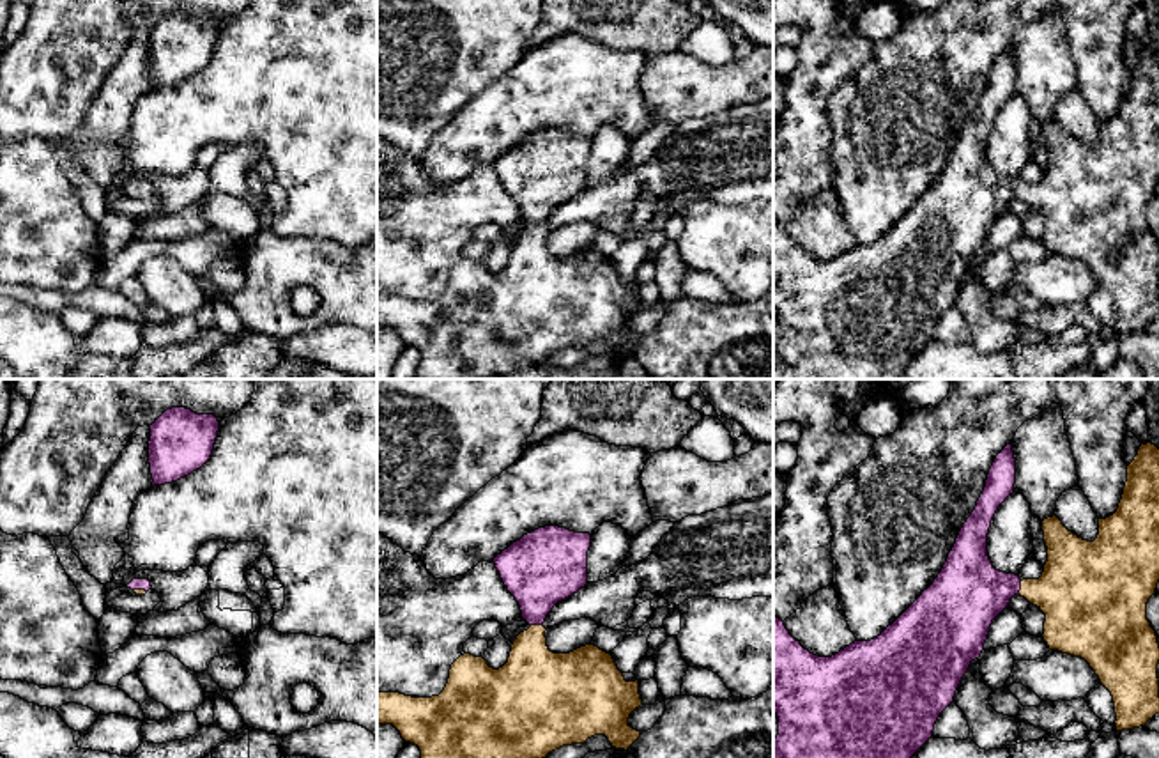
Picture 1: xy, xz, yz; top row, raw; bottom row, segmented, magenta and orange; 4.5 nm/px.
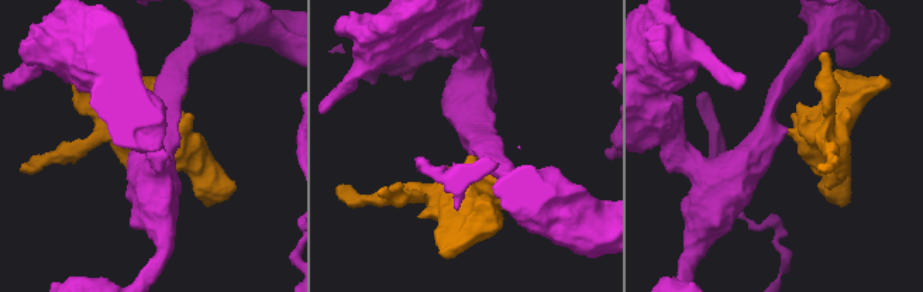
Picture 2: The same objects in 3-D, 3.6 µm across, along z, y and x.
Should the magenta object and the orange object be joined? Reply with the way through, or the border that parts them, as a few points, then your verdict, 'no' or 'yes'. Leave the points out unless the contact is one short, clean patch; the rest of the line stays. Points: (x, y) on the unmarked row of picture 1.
way yz (968, 197), (1020, 192), (1074, 195); yes

